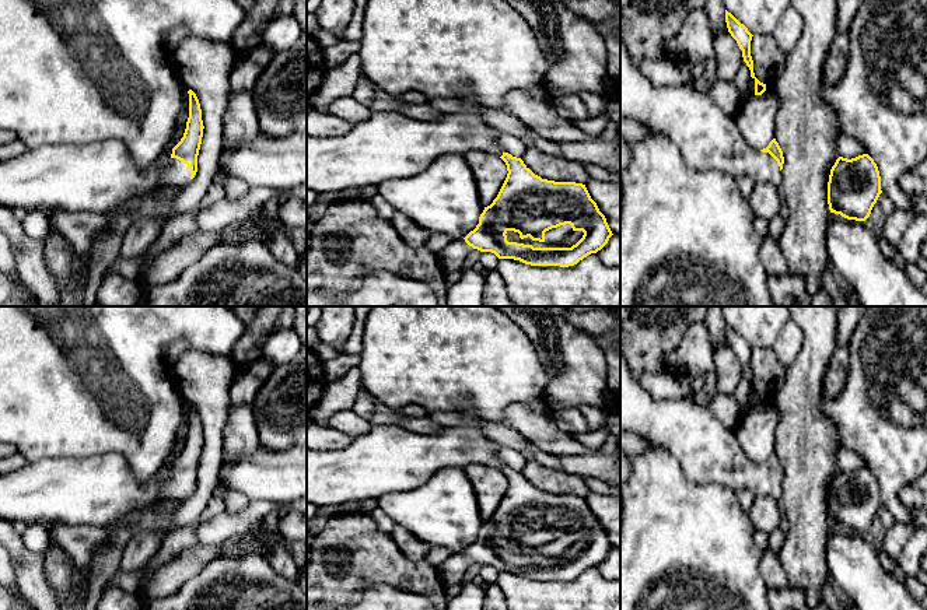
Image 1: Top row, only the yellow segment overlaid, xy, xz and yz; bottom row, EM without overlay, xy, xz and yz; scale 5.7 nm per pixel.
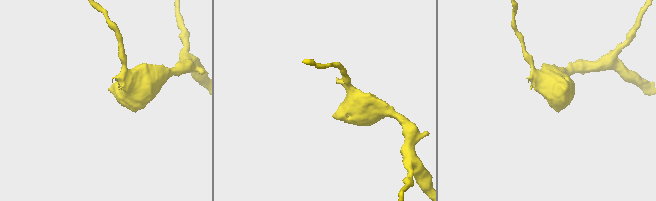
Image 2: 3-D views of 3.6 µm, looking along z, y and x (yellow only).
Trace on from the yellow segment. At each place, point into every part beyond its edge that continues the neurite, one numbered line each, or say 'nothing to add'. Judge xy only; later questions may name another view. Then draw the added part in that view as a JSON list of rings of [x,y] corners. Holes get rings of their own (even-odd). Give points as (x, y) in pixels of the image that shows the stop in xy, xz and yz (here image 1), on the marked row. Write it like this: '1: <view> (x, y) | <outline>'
1: xy (97, 176) | [[[122,140],[88,144],[46,144],[21,155],[0,159],[0,204],[27,211],[67,210],[106,214],[134,194],[150,196],[157,187],[176,189],[190,182],[190,168],[176,158],[164,166],[158,159],[140,171]],[[158,158],[160,159],[160,158]]]

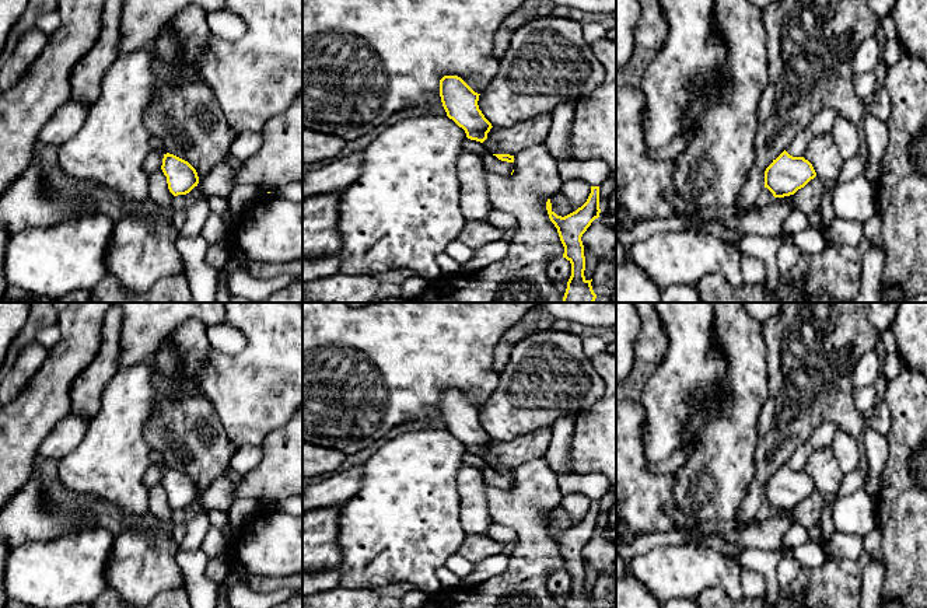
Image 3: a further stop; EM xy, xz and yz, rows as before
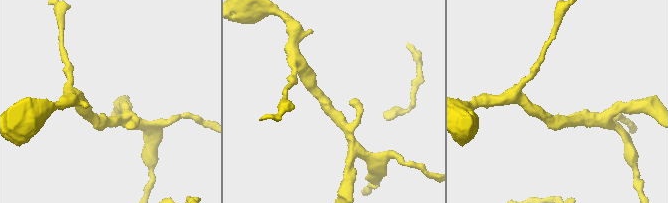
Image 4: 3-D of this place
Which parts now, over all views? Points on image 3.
nothing to add

